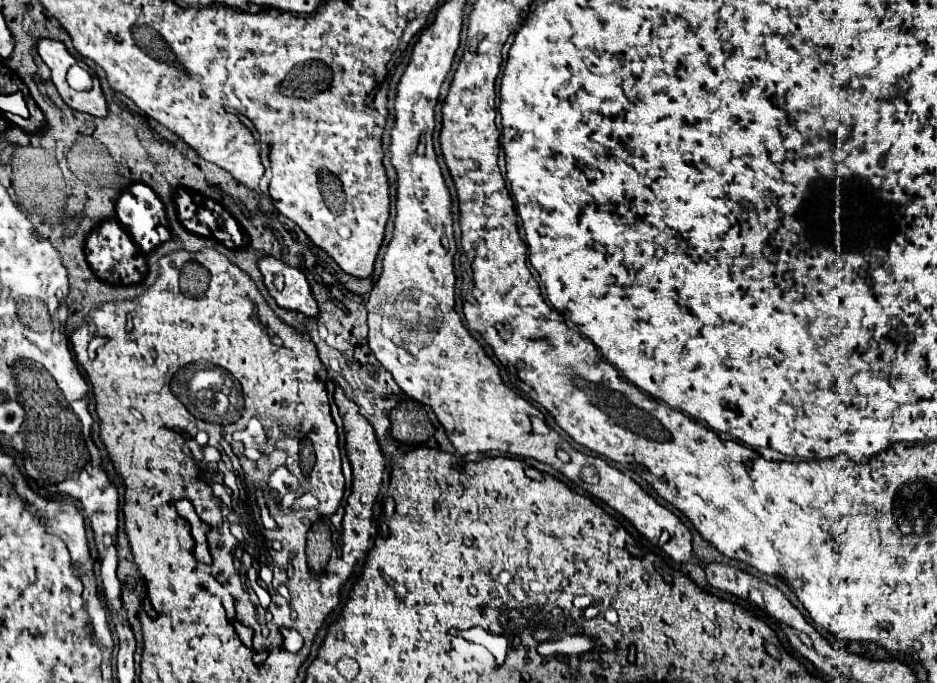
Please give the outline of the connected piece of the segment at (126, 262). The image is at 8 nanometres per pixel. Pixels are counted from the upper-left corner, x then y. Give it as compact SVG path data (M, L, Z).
M103 219L95 229L91 229L91 233L85 239L85 255L87 255L87 263L91 265L95 275L107 283L131 285L131 283L143 281L143 277L147 273L145 253L137 245L133 245L129 233L121 227L121 223L117 219Z

